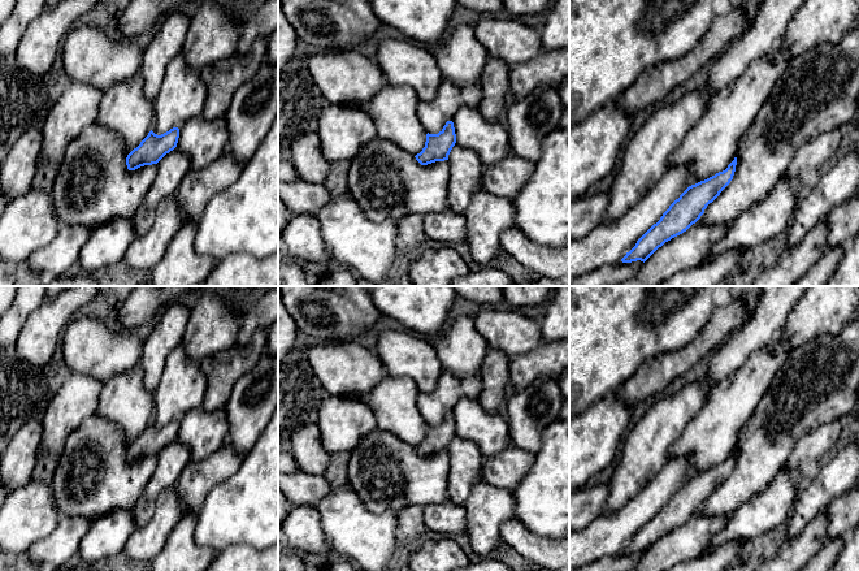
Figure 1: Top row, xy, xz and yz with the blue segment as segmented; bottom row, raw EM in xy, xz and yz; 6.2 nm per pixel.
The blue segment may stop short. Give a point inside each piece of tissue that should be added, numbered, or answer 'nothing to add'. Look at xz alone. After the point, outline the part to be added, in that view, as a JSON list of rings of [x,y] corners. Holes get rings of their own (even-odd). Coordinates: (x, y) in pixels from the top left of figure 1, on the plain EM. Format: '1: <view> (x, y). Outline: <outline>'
1: xz (386, 474). Outline: [[[377,428],[365,434],[350,454],[348,485],[370,512],[398,512],[408,506],[425,507],[448,501],[447,484],[451,459],[447,451],[421,457],[413,446]]]

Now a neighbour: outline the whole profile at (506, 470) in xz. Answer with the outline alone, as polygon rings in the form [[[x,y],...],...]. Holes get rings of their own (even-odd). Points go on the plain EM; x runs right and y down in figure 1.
[[[512,442],[498,455],[483,458],[482,480],[512,492],[535,460],[535,455]]]

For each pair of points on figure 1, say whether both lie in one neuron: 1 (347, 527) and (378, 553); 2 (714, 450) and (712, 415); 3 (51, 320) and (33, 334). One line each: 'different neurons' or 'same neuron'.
1: same neuron
2: same neuron
3: same neuron

